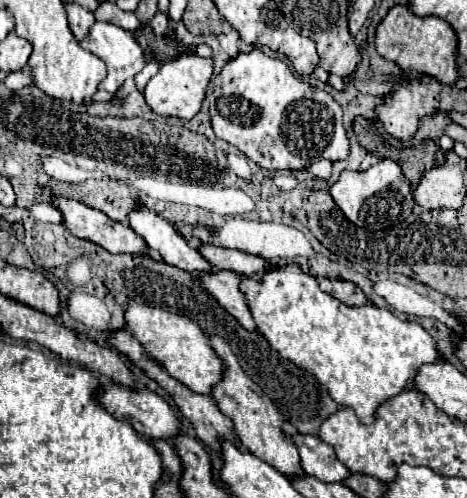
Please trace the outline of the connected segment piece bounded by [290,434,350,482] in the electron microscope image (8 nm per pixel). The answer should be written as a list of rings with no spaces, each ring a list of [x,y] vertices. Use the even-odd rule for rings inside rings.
[[[294,434],[290,440],[300,452],[300,464],[306,474],[316,476],[322,482],[342,482],[350,476],[350,470],[336,458],[334,448],[326,446],[318,436]]]

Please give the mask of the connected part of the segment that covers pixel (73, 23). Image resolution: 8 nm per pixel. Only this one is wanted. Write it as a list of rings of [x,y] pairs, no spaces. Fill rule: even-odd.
[[[66,4],[66,12],[68,12],[68,24],[70,24],[72,34],[78,40],[84,40],[86,38],[86,32],[90,32],[92,24],[96,22],[94,14],[88,12],[88,10],[84,10],[78,4]]]

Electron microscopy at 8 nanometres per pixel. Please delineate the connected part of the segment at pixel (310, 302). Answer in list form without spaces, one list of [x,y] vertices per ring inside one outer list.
[[[286,264],[286,266],[270,268],[262,274],[260,282],[240,274],[240,288],[242,288],[242,294],[246,296],[256,328],[268,340],[268,344],[282,358],[310,372],[330,392],[330,396],[338,404],[352,408],[358,420],[362,420],[362,424],[372,424],[376,408],[384,400],[408,388],[408,382],[414,378],[418,366],[436,362],[440,358],[436,350],[436,342],[420,324],[400,320],[390,310],[378,308],[374,304],[346,306],[338,302],[338,298],[322,292],[318,288],[316,278],[306,274],[300,268],[300,264]]]

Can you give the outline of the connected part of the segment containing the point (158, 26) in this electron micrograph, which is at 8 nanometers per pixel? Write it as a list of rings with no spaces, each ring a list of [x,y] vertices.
[[[158,12],[158,14],[152,18],[150,26],[152,26],[152,30],[154,30],[154,34],[156,34],[156,36],[164,36],[164,34],[166,34],[166,30],[168,30],[168,16]]]

